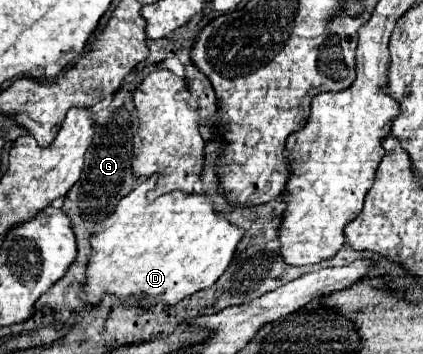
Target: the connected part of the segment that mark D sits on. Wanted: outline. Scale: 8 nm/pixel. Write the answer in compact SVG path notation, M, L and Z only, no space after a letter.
M143 181L127 197L123 197L113 215L95 227L91 235L91 257L87 267L87 283L81 297L89 303L99 303L103 293L115 293L121 303L127 305L153 305L157 301L165 305L175 305L181 299L211 287L227 269L233 259L233 253L239 241L245 235L245 229L227 221L221 213L215 211L211 195L207 193L183 193L171 191L155 201L147 199L147 193L153 189L153 181Z

